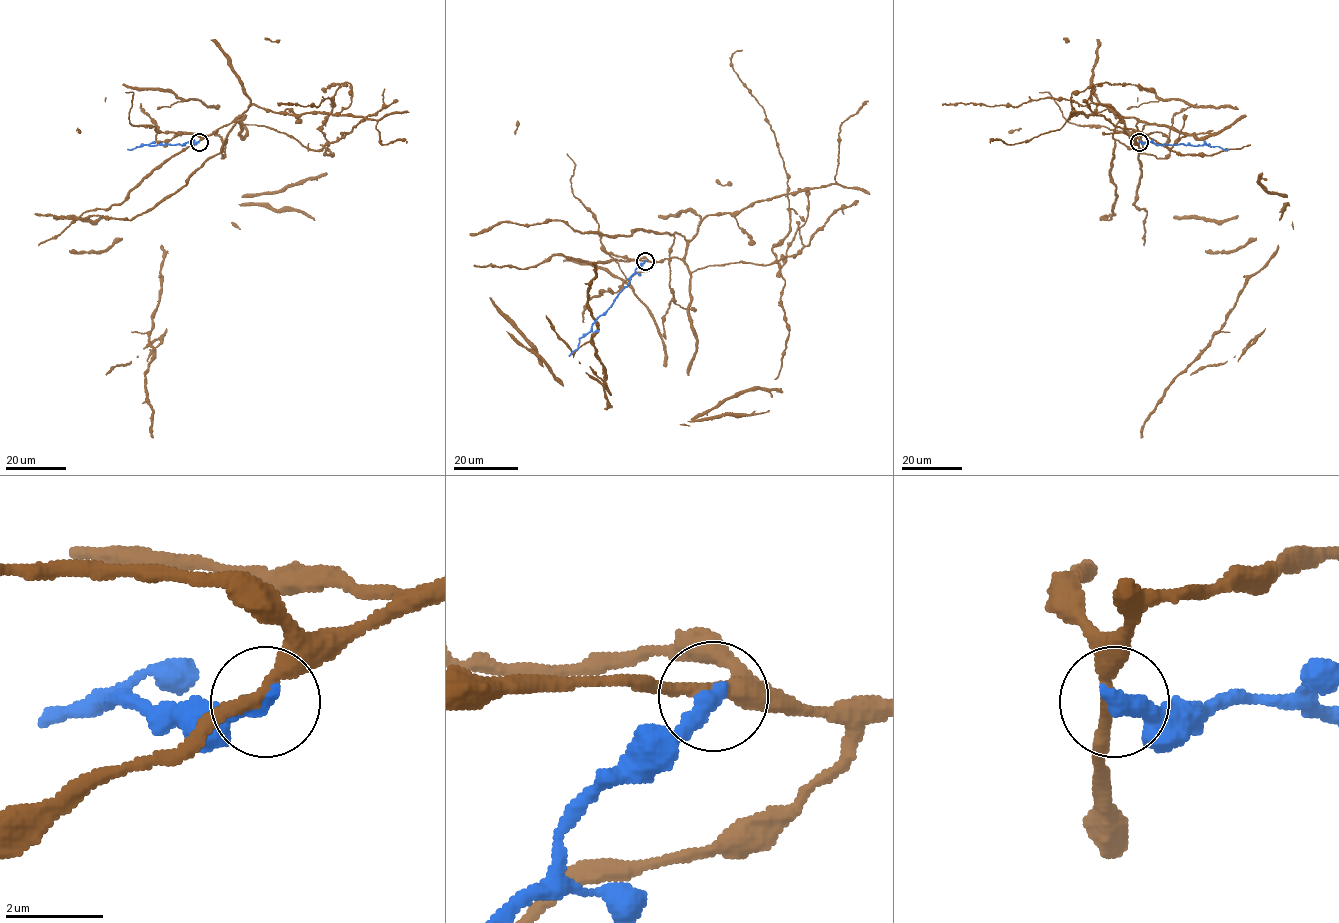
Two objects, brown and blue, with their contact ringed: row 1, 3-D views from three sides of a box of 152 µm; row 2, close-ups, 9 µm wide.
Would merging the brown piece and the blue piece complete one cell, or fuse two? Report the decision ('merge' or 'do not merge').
do not merge

